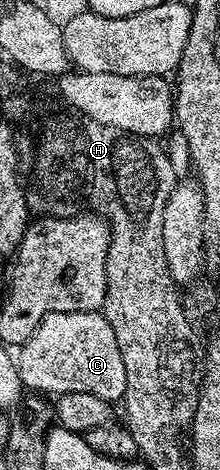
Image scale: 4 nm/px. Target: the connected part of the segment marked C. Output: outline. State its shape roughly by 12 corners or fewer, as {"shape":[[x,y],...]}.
{"shape":[[52,312],[17,351],[42,396],[126,396],[101,312]]}

